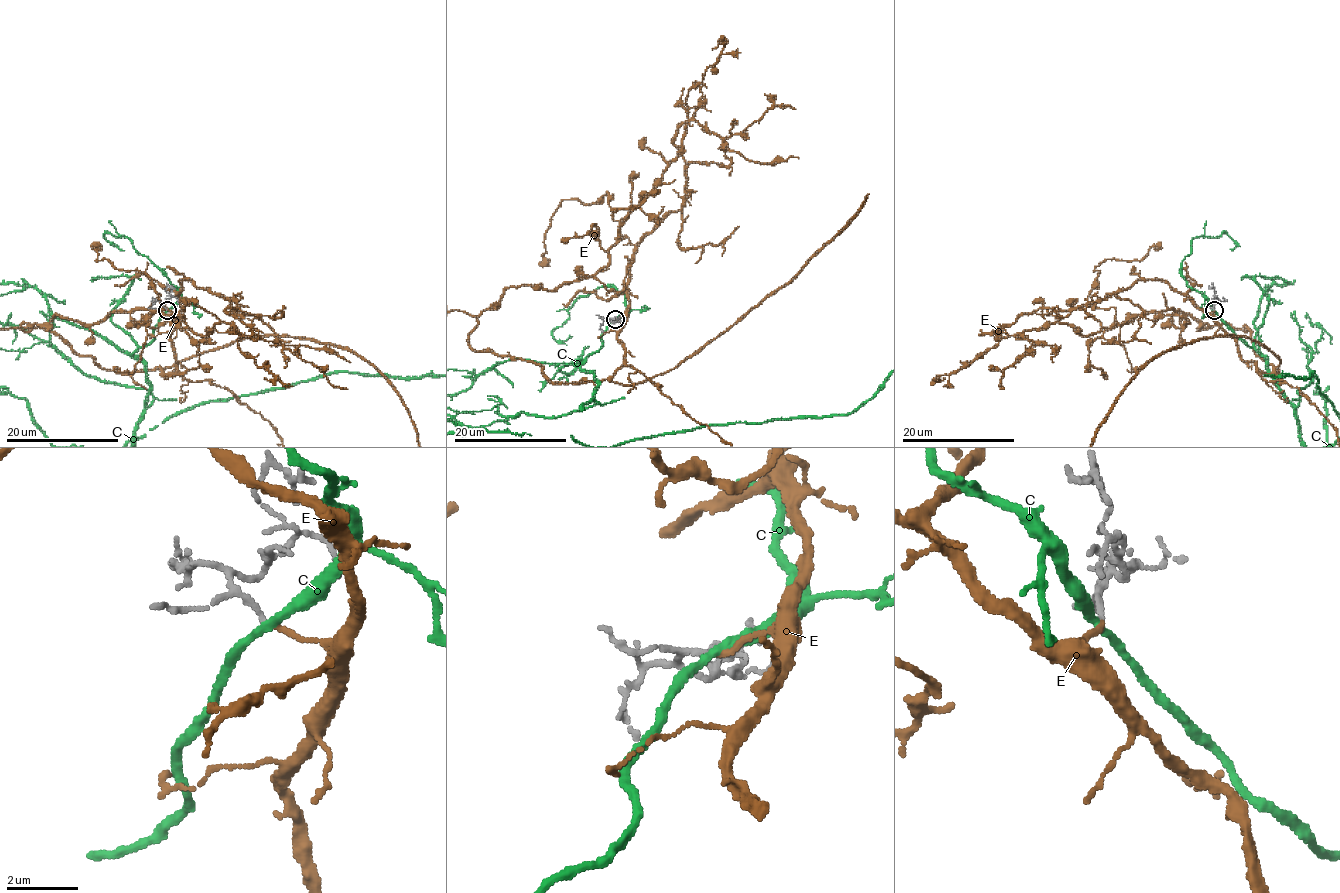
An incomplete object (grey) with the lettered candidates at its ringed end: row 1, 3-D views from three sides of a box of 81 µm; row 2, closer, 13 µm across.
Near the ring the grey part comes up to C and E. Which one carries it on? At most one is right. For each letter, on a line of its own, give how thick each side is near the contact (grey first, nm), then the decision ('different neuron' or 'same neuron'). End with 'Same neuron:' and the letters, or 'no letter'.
C: 110 nm thick on the grey side, 240 nm on the other; different neuron
E: 110 nm thick on the grey side, 140 nm on the other; same neuron
Same neuron: E

